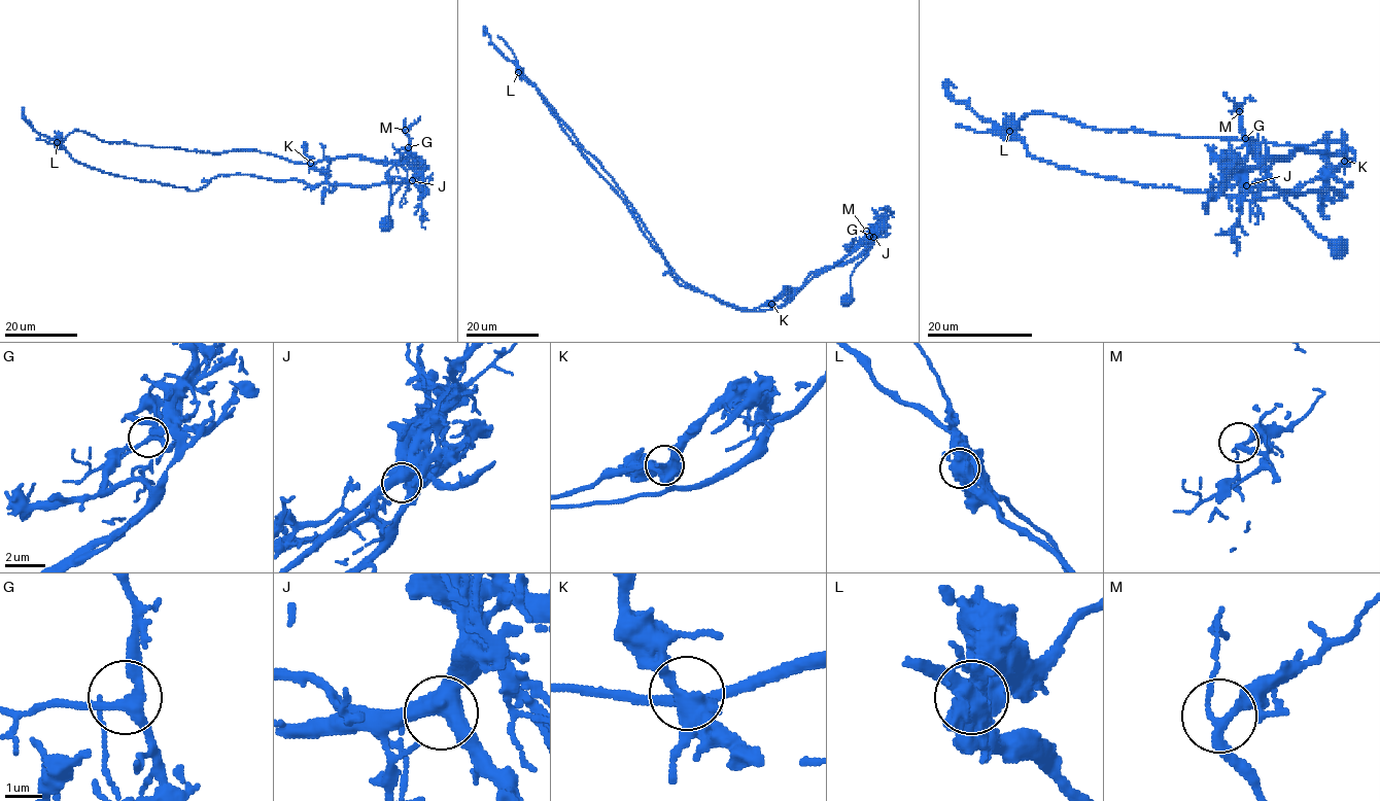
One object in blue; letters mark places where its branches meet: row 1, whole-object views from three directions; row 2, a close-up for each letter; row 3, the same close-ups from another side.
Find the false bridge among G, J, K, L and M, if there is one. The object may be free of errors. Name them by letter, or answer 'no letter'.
L

